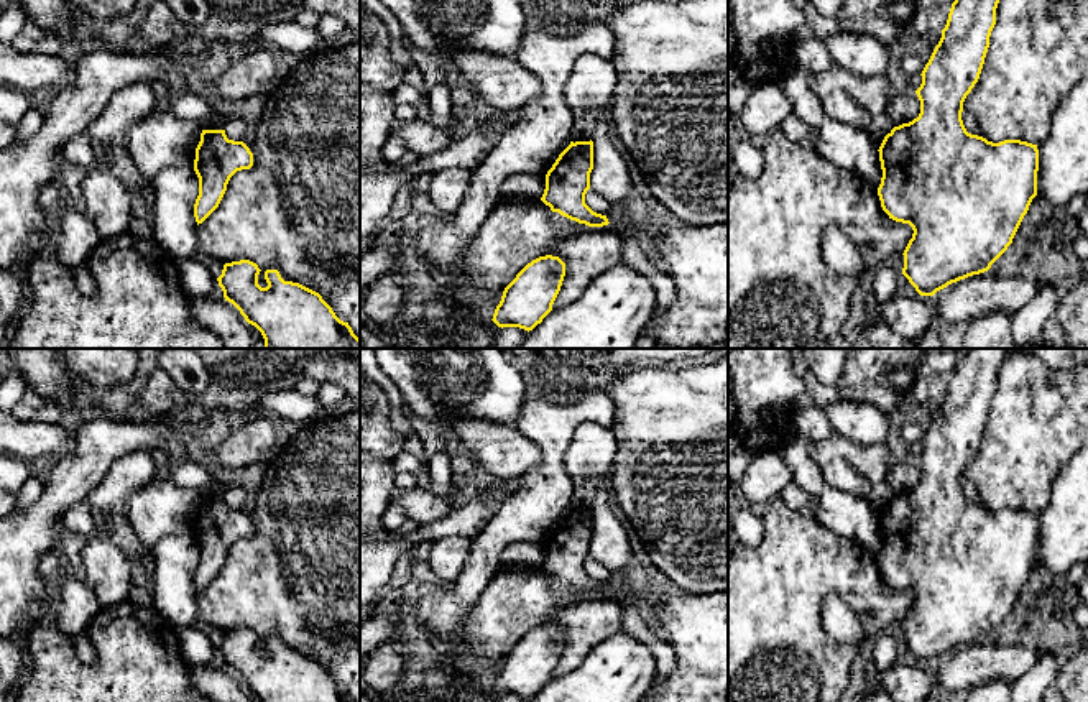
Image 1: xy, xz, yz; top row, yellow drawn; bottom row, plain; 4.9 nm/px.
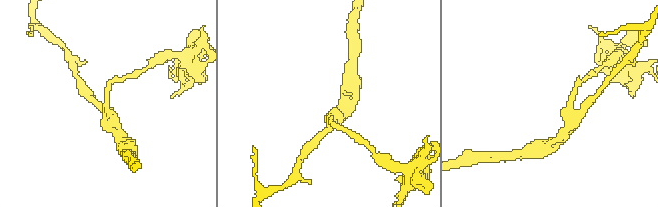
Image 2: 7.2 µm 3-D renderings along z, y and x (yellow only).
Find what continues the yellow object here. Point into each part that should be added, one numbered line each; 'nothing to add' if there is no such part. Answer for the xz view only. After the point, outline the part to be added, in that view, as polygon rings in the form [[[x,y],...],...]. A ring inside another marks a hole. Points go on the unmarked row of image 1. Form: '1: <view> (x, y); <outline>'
nothing to add

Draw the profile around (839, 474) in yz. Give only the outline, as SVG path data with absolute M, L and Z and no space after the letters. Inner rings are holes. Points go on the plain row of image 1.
M833 457L820 465L823 480L835 490L866 500L869 505L886 505L894 496L886 482L876 485L864 480L851 464Z

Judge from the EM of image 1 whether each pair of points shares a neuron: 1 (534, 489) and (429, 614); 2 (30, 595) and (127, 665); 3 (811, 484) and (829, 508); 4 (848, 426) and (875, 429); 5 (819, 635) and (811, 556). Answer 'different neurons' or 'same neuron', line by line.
1: same neuron
2: different neurons
3: same neuron
4: same neuron
5: same neuron

